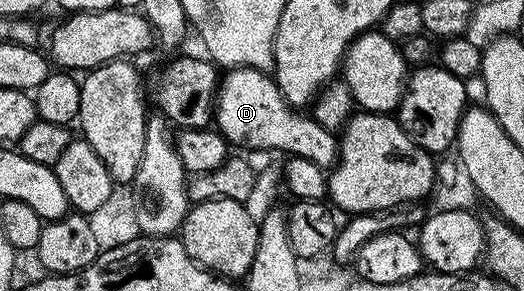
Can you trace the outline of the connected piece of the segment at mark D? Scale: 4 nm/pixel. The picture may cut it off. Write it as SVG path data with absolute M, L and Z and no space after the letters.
M234 67L225 75L228 76L219 80L214 100L214 123L229 144L245 143L248 147L273 147L276 151L288 151L289 156L297 155L306 161L314 161L325 169L331 169L339 163L340 145L337 136L318 125L311 114L289 105L271 74L253 71L251 67Z

